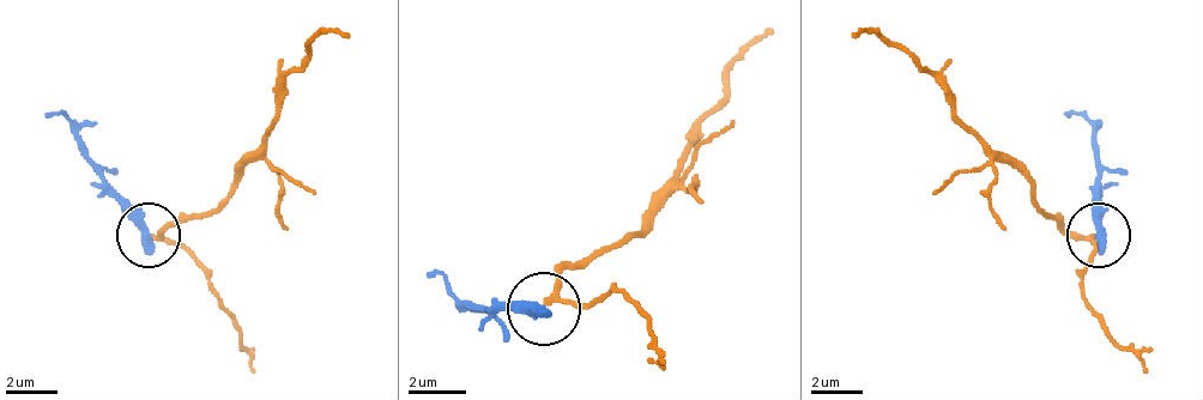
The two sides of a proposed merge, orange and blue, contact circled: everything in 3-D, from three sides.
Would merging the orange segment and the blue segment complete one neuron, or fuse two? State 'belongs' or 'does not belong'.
does not belong

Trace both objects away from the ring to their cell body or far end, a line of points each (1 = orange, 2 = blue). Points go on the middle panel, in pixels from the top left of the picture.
1: (545, 303), (567, 267), (588, 267), (626, 237), (676, 180), (690, 135), (742, 56), (771, 28)
2: (545, 310), (465, 303), (436, 267)

